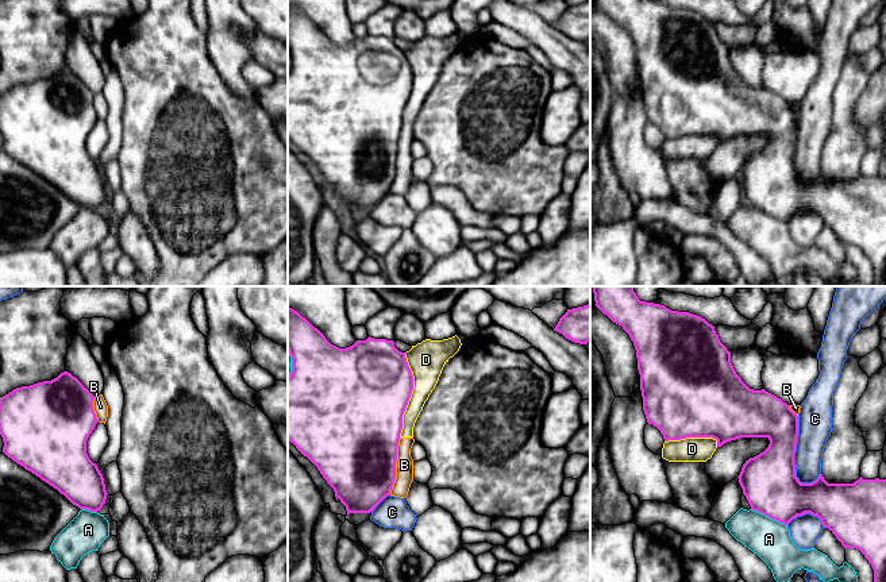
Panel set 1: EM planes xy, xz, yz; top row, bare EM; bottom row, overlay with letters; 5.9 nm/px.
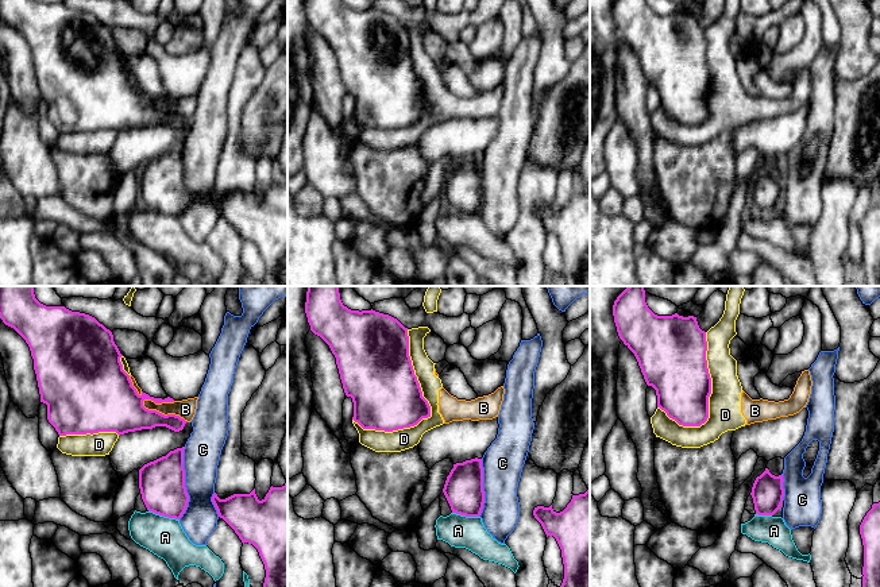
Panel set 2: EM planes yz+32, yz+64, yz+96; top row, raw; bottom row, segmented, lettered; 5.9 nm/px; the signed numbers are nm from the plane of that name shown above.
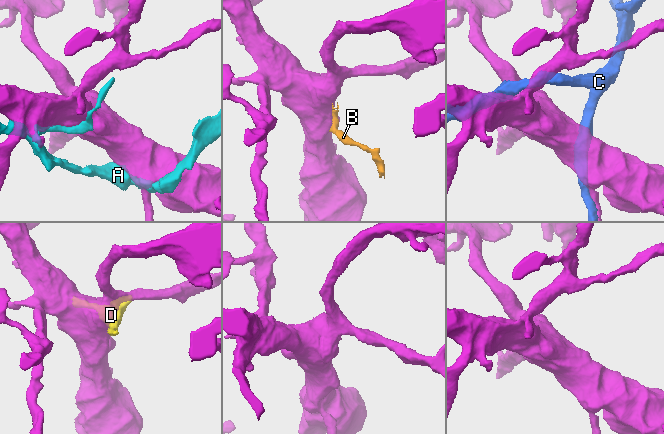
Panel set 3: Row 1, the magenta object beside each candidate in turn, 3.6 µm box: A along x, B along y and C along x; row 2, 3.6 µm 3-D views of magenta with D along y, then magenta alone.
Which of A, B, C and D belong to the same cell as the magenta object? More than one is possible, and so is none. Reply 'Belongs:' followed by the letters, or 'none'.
Belongs: none

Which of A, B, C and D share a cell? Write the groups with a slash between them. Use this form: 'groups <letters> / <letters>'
groups A / B D / C

